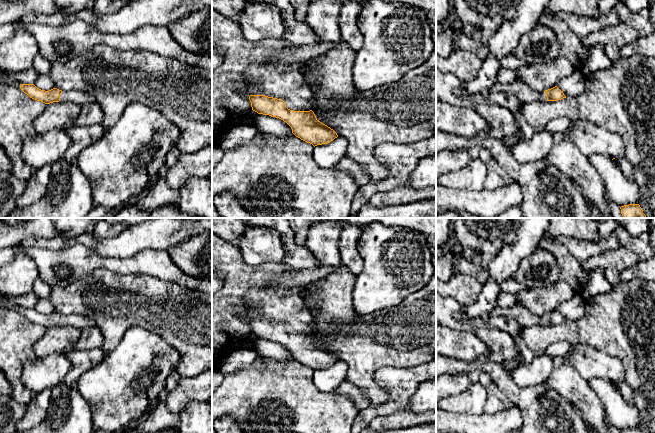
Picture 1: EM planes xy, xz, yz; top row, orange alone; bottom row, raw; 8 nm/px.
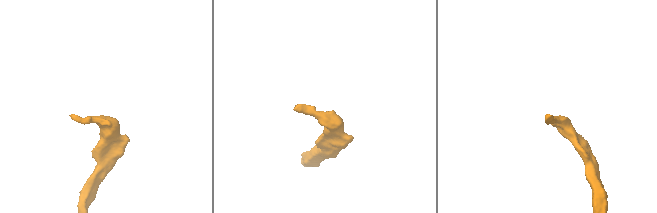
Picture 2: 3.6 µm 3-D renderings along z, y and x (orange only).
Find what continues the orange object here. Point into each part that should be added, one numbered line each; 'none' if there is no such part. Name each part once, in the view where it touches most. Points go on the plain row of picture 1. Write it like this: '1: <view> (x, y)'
1: xz (262, 303)

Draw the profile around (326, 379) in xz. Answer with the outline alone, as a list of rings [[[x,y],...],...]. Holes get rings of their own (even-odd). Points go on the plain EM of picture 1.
[[[338,360],[328,368],[315,370],[313,375],[315,386],[323,392],[332,392],[345,382],[347,368],[345,362]]]

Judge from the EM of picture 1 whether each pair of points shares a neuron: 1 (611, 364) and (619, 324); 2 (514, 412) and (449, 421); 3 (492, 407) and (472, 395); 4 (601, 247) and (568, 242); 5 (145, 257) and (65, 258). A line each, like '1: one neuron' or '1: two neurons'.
1: two neurons
2: one neuron
3: two neurons
4: one neuron
5: one neuron

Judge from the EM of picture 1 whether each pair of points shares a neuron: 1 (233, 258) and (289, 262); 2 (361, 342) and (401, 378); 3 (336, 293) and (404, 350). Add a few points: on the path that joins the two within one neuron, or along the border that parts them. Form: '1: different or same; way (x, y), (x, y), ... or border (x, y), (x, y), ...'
1: different; border (282, 264), (288, 269)
2: different; border (412, 366), (381, 367), (375, 373), (374, 380)
3: same; way (348, 312), (374, 338), (385, 338)

